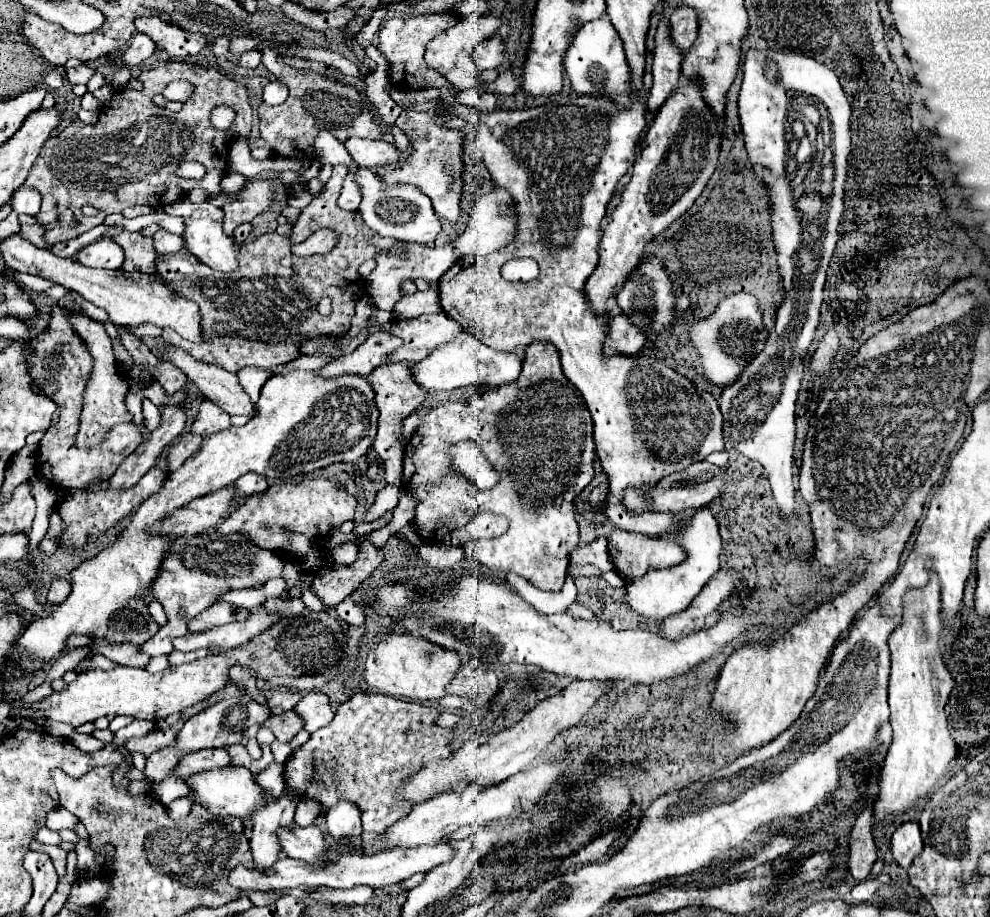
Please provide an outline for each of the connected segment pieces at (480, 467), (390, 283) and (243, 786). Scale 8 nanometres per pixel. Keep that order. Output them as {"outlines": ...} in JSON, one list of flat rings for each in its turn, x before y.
{"outlines":[[[475,442,455,444,451,448,451,456,455,460,455,468,471,478,479,490,489,490,491,486,495,486,495,482,499,482,499,474,493,470]],[[451,238,447,244,443,246,409,246,403,244,409,250,409,258,397,258,395,254,383,252,377,256,377,268,373,270,373,274,367,278,367,292,373,298,375,306,381,310,393,310,395,304,401,300,399,298,399,282,407,280,407,278,423,278,423,280,431,280,437,282,457,260,457,252,453,246,455,238]],[[229,766,229,768,215,768,215,770,207,770,201,774,195,774,187,780,187,784,193,790,191,800,199,802,203,806,207,806,207,810,211,810,211,814,219,816,219,818,251,818,251,814,255,814,255,810,263,808,269,800,269,794,257,784,255,774,251,770,247,770,245,766]]]}

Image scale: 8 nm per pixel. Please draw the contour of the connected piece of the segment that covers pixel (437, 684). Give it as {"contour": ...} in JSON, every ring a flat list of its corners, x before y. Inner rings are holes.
{"contour":[[389,634,389,636,377,636,375,638,375,646,371,648,367,660,365,660,365,680,369,686,377,688,381,694,389,694,389,696,405,696,409,700,431,700,437,702,443,696,447,696,445,686,455,678,461,660,455,652,443,650,441,646,427,642,423,638,411,636,411,634]]}

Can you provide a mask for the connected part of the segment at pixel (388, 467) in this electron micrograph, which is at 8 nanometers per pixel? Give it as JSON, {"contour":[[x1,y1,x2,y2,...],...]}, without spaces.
{"contour":[[389,362,389,364,381,364,377,366,369,378,371,384,375,386,375,400,379,406,379,430,373,442,373,450,379,454,383,466,385,466,385,480,387,484,401,484,401,472,403,472,403,454,405,454,405,444,401,438,401,426,403,420,415,412,421,402,425,402,427,398,427,390,423,386,419,386,411,374,413,364,411,362]]}

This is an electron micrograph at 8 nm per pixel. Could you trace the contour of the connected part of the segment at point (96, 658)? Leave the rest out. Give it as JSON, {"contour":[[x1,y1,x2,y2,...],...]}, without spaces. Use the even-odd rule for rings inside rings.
{"contour":[[89,654,81,660,79,666,83,666,83,670,95,670,95,668,111,668,115,664,109,658,105,658,103,654]]}

